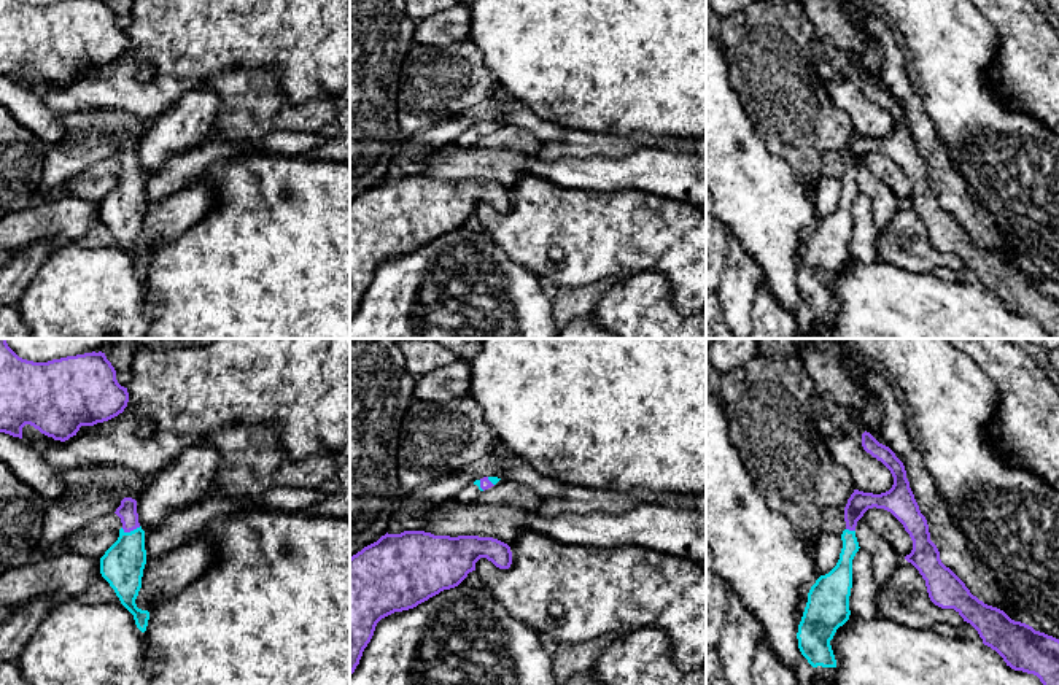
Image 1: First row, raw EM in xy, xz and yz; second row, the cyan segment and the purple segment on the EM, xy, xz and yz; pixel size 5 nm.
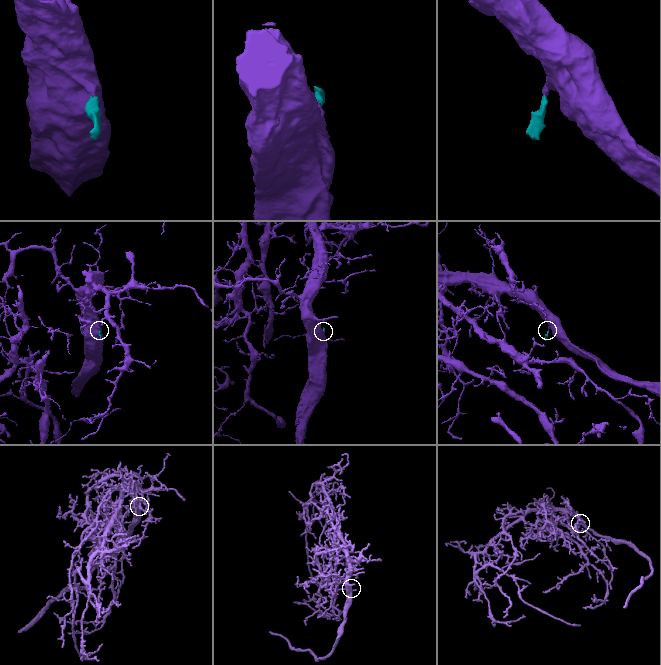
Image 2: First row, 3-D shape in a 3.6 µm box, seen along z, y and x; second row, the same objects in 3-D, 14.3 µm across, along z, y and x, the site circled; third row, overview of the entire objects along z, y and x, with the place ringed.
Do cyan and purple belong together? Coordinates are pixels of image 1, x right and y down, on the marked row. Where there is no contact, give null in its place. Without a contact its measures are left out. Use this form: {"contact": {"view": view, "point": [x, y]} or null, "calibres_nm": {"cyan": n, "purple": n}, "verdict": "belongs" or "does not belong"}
{"contact": {"view": "xy", "point": [131, 531]}, "calibres_nm": {"cyan": 220, "purple": 100}, "verdict": "belongs"}

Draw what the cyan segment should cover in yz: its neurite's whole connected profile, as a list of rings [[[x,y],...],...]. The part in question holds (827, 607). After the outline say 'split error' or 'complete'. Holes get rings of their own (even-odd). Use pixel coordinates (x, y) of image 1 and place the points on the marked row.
[[[867,431],[862,434],[862,447],[890,470],[894,485],[881,494],[854,490],[844,507],[846,529],[841,534],[840,559],[808,593],[797,639],[801,655],[816,669],[817,679],[835,677],[836,660],[830,640],[851,615],[852,559],[860,548],[855,526],[868,509],[876,507],[890,512],[910,534],[913,550],[905,559],[925,580],[929,598],[935,606],[954,609],[978,631],[983,644],[995,650],[1011,669],[1034,674],[1043,685],[1059,685],[1059,639],[1014,621],[1003,610],[973,596],[941,563],[940,551],[930,540],[927,520],[910,488],[903,462]]] | split error

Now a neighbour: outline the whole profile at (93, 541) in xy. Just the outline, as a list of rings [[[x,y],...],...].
[[[110,513],[81,528],[64,545],[54,548],[49,556],[76,551],[89,558],[102,558],[118,540],[121,528],[121,518],[116,513]]]

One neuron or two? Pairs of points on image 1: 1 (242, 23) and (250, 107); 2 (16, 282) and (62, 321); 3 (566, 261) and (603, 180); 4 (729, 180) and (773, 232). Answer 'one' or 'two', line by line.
1: two
2: two
3: two
4: one

